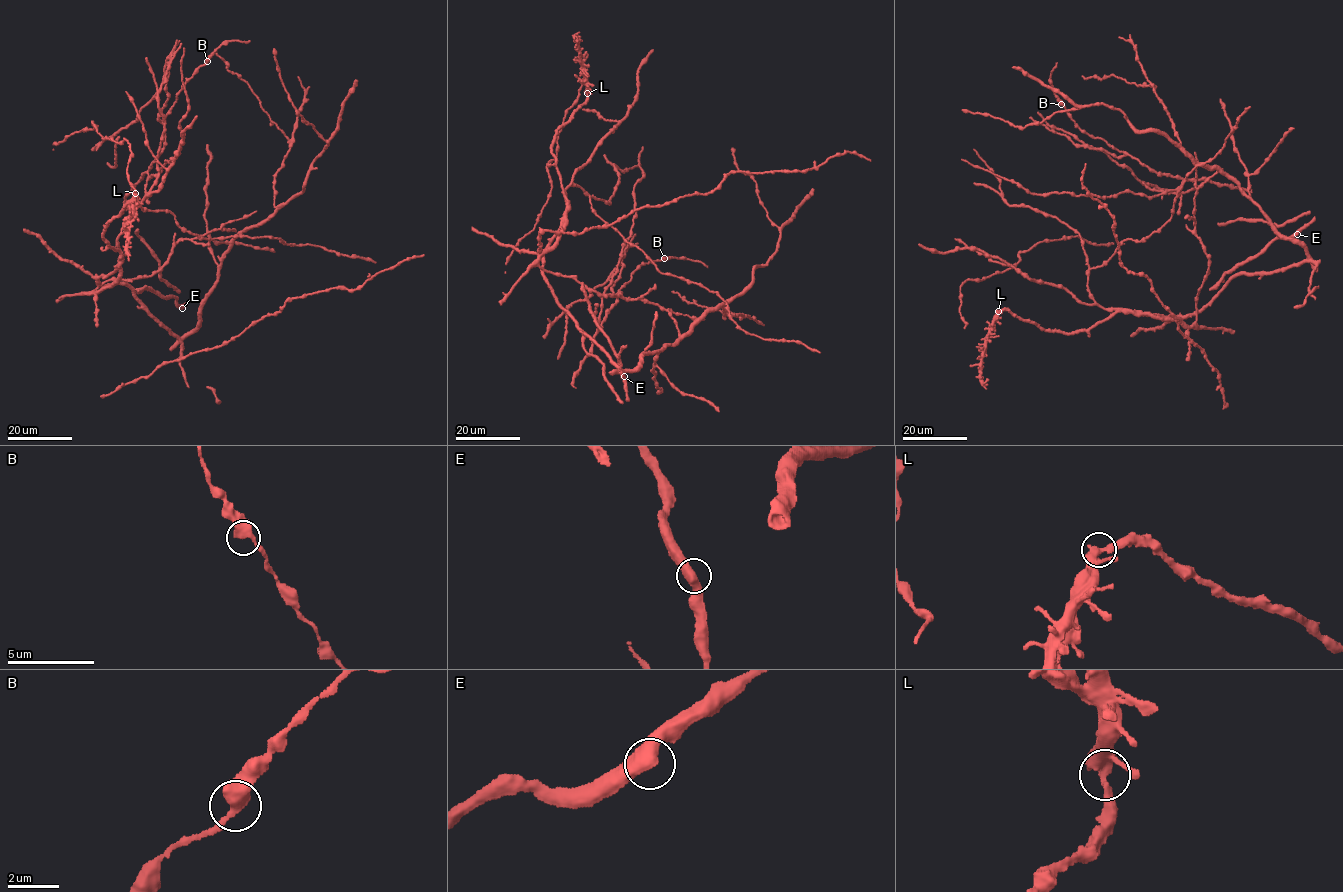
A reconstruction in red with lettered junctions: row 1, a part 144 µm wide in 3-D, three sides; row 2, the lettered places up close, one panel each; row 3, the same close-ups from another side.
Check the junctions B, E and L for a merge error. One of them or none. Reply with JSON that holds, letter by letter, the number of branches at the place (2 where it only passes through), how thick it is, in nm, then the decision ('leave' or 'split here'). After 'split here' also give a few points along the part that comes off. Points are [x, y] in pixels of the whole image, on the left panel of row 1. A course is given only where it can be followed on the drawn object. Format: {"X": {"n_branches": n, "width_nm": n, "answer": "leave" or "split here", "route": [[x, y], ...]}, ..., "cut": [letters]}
{"B": {"n_branches": 2, "width_nm": 500, "answer": "leave"}, "E": {"n_branches": 2, "width_nm": 480, "answer": "leave"}, "L": {"n_branches": 2, "width_nm": 500, "answer": "split here", "route": [[136, 193], [128, 234], [129, 261]]}, "cut": ["L"]}

